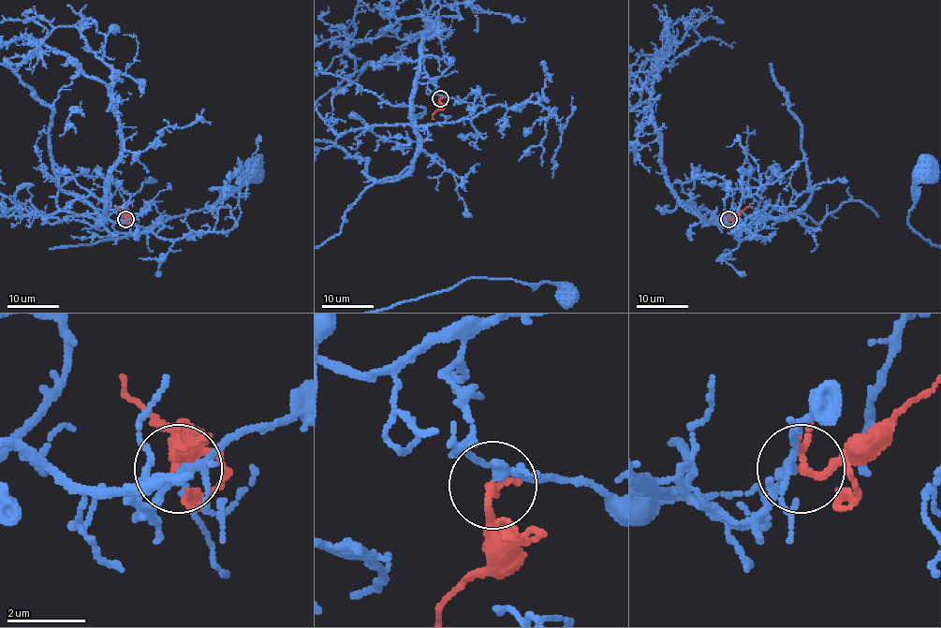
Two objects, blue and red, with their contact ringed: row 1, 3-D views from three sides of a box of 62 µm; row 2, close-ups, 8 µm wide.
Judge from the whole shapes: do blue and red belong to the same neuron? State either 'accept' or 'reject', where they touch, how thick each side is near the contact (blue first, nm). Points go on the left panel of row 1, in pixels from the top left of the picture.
accept; place (125, 219); calibres 180 and 130 nm

